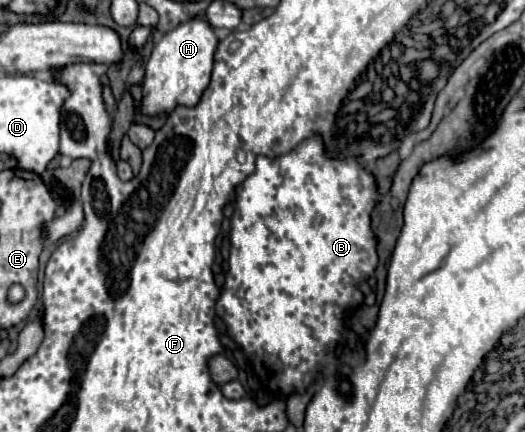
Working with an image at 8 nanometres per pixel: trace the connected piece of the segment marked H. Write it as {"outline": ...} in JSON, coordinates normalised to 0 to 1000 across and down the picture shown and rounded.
{"outline":[[[364,44],[345,53],[330,72],[314,76],[291,109],[288,137],[276,150],[276,183],[269,192],[272,225],[265,234],[265,257],[272,266],[322,266],[341,243],[375,243],[379,225],[398,197],[406,164],[406,123],[417,90],[394,49]]]}

